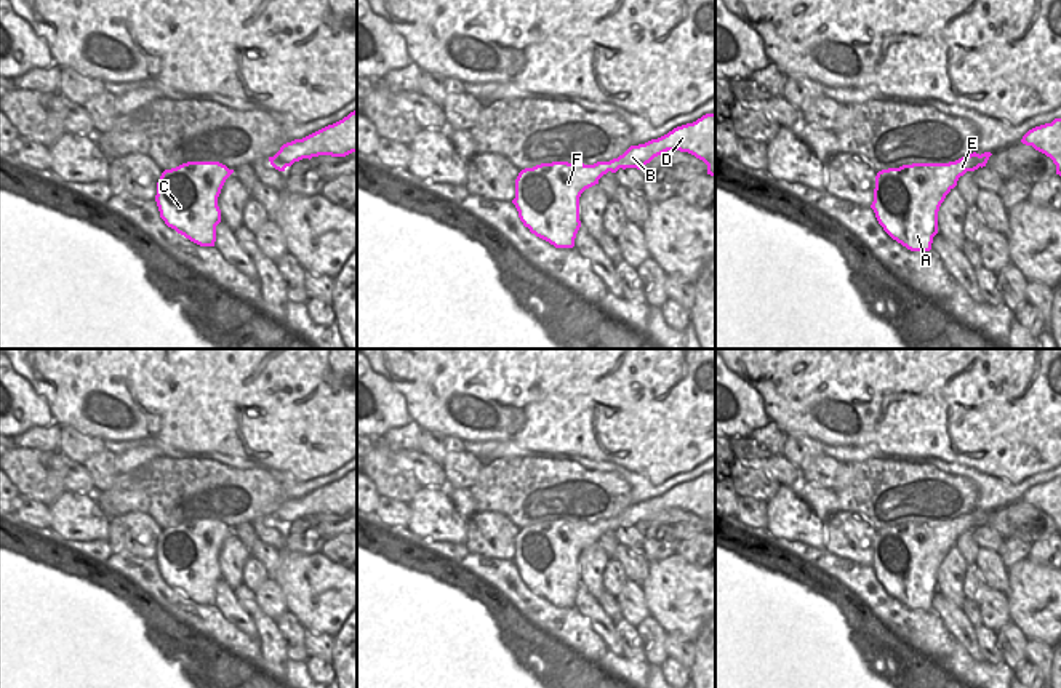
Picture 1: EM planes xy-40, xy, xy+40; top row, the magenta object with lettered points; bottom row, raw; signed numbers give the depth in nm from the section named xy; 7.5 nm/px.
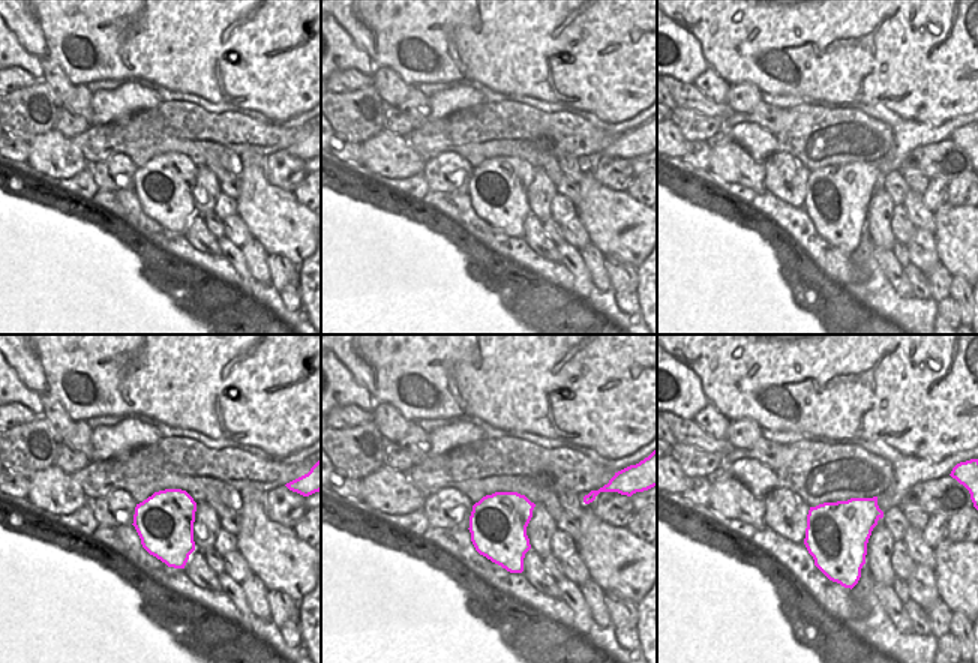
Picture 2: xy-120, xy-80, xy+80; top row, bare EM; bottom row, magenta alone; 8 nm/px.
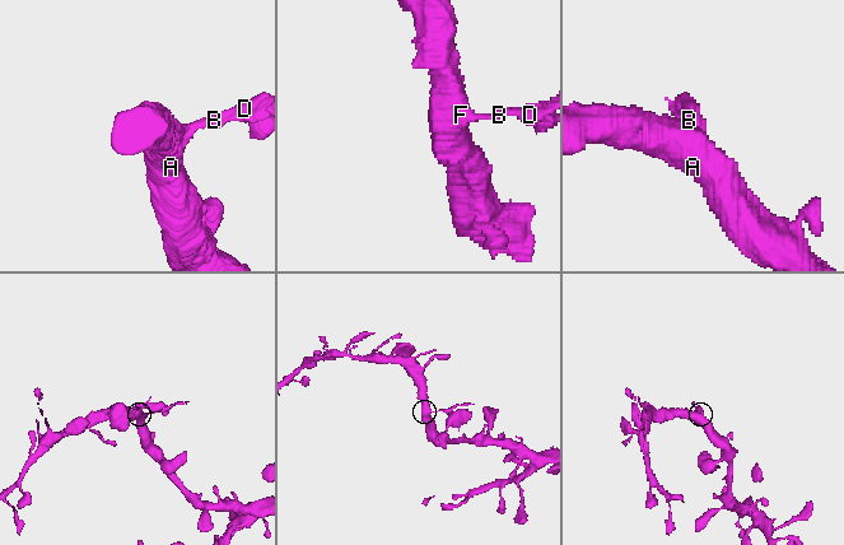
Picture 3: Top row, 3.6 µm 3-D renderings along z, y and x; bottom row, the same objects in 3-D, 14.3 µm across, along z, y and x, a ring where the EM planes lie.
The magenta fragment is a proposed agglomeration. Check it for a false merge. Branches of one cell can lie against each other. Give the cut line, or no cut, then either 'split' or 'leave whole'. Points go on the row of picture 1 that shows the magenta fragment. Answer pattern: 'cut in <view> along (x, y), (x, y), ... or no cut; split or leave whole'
cut in xy along (623, 156), (620, 167); split

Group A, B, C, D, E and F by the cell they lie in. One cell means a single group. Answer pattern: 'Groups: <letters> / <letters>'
Groups: A C E F / B D

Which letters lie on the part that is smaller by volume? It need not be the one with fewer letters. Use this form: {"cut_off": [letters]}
{"cut_off": ["B", "D"]}

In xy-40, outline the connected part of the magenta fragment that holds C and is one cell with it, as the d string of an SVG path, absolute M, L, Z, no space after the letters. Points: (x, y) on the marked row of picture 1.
M187 162L165 170L155 202L165 224L200 246L214 246L221 222L218 197L234 173L219 162Z

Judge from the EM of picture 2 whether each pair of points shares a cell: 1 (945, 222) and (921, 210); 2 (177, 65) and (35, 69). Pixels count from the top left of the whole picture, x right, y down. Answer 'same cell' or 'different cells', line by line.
1: different cells
2: different cells

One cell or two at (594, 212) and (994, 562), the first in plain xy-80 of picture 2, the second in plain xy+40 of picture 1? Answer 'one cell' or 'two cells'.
two cells

